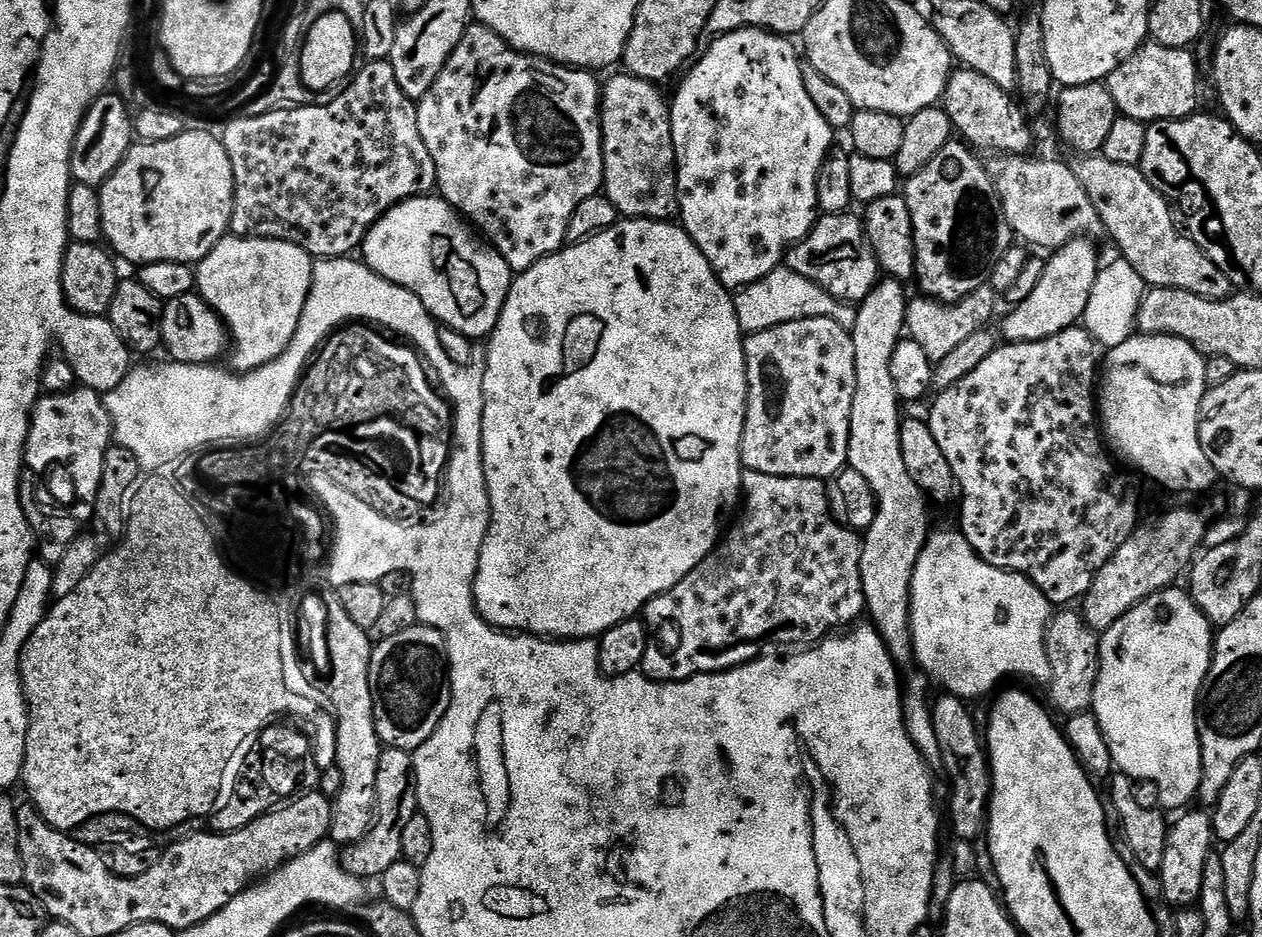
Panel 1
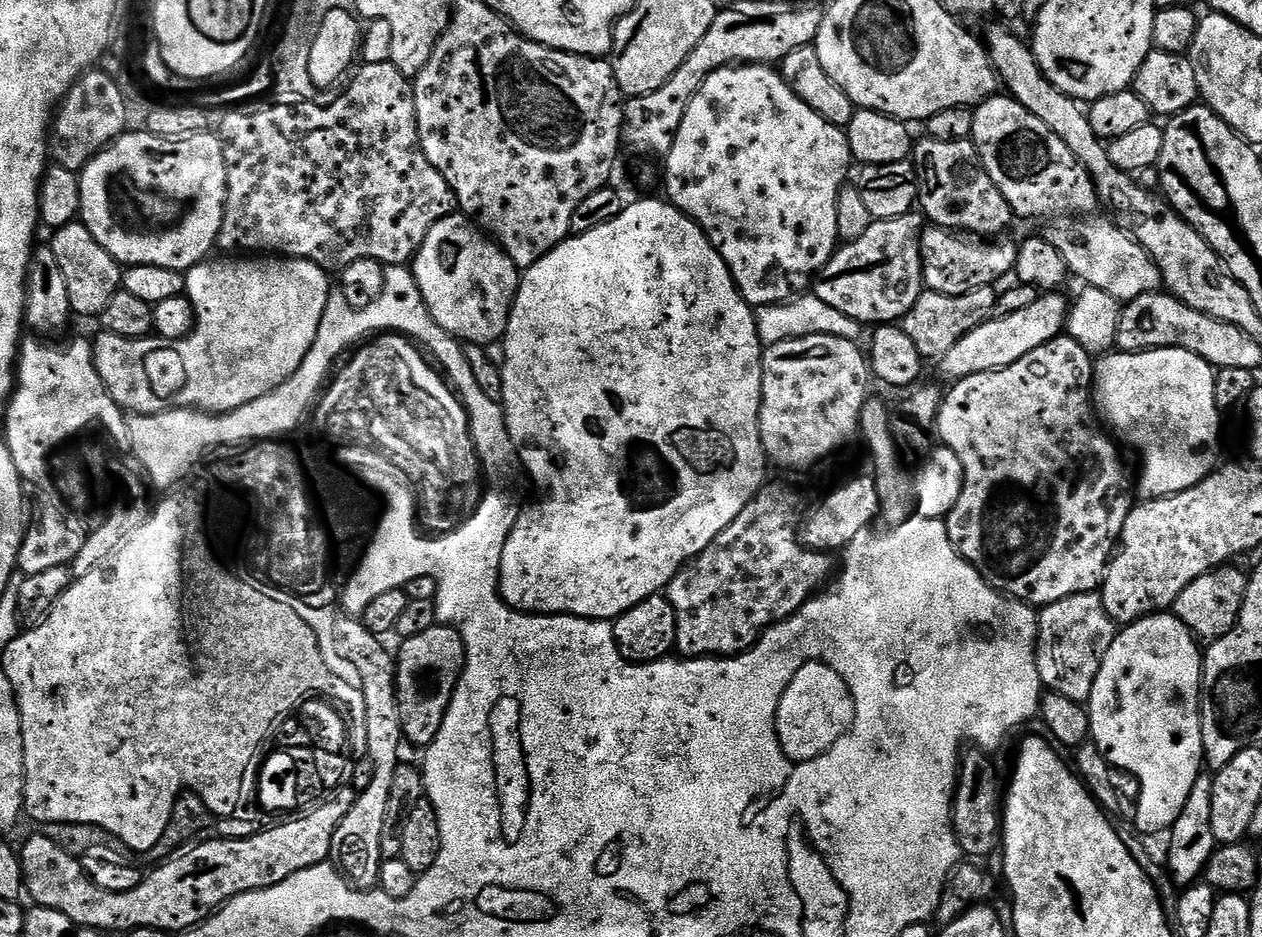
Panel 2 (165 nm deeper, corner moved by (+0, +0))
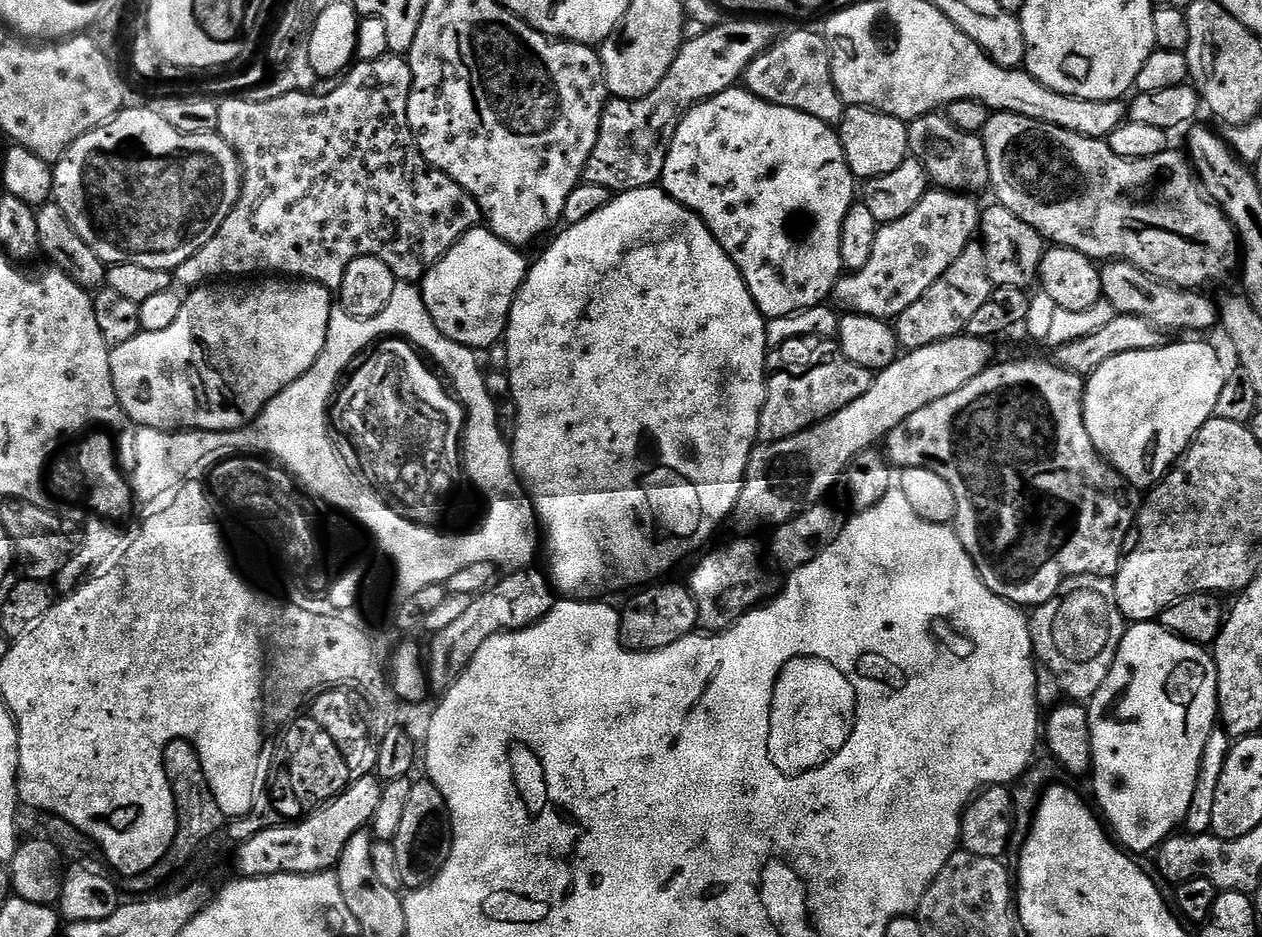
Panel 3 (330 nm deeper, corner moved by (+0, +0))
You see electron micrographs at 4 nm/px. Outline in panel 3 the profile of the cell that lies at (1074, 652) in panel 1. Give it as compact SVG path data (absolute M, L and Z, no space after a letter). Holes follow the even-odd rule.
M1069 576L1062 586L1030 616L1032 630L1032 651L1035 659L1058 678L1061 693L1072 702L1088 702L1106 682L1110 666L1118 654L1118 646L1126 631L1126 621L1116 605L1116 585L1106 576Z

